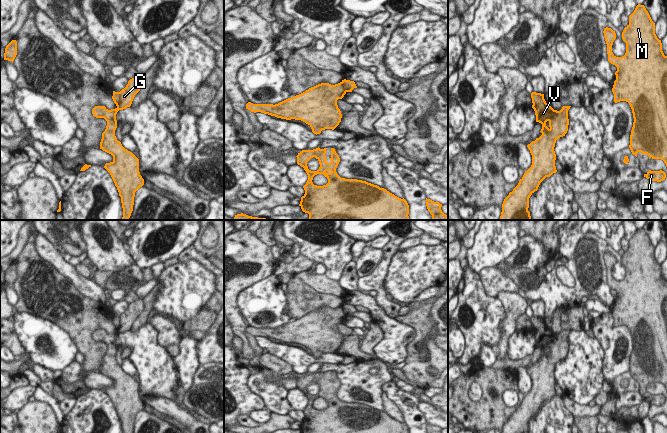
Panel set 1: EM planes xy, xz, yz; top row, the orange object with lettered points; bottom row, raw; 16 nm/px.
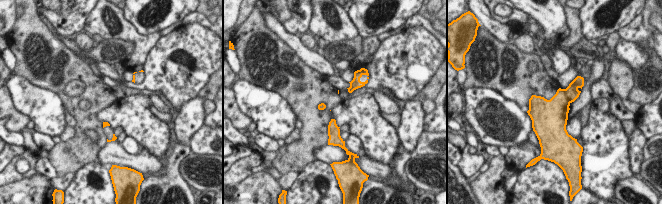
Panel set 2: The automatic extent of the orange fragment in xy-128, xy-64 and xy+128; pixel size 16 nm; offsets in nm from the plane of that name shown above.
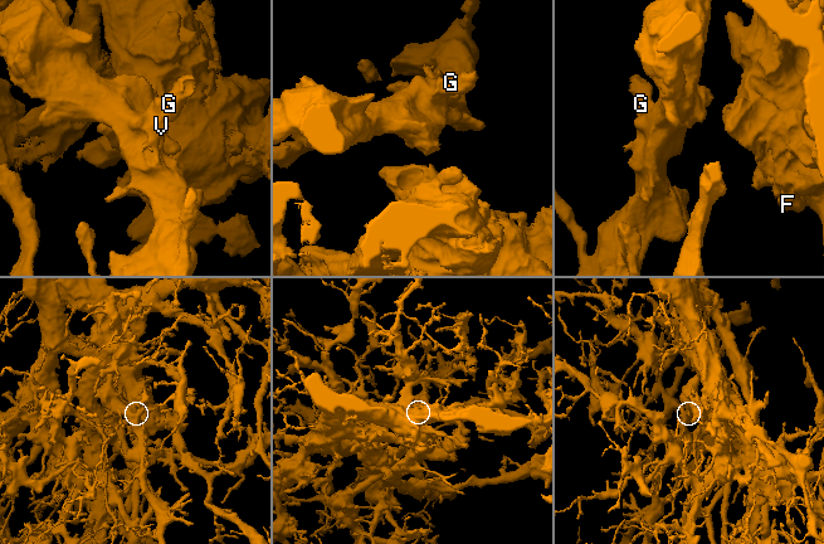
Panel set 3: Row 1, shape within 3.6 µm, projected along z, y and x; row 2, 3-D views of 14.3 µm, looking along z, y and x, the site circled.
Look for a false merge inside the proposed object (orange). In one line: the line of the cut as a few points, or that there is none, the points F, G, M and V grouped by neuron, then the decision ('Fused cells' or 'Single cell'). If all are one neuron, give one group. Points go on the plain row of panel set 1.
Split along xy (119, 316), (118, 333). Groups: F M V / G. Fused cells

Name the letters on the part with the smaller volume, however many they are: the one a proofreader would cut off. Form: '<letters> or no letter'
G

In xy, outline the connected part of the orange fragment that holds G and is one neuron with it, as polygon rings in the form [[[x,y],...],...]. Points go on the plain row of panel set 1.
[[[138,299],[128,305],[128,308],[124,313],[119,316],[120,326],[118,333],[123,334],[130,331],[135,319],[140,315],[144,309],[143,300]]]

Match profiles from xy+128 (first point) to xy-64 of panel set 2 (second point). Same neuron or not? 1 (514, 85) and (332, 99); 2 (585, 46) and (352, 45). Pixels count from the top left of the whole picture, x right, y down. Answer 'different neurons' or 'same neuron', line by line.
1: same neuron
2: same neuron

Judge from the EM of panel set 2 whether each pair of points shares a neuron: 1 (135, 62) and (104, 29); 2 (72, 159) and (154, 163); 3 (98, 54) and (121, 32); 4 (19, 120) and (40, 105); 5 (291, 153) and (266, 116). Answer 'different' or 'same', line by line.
1: same
2: different
3: different
4: different
5: different

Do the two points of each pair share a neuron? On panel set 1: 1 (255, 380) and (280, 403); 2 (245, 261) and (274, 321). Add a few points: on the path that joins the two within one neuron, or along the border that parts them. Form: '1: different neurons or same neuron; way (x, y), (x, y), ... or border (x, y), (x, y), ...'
1: same neuron; way (261, 386), (274, 397)
2: different neurons; border (272, 273), (247, 286), (237, 296)

